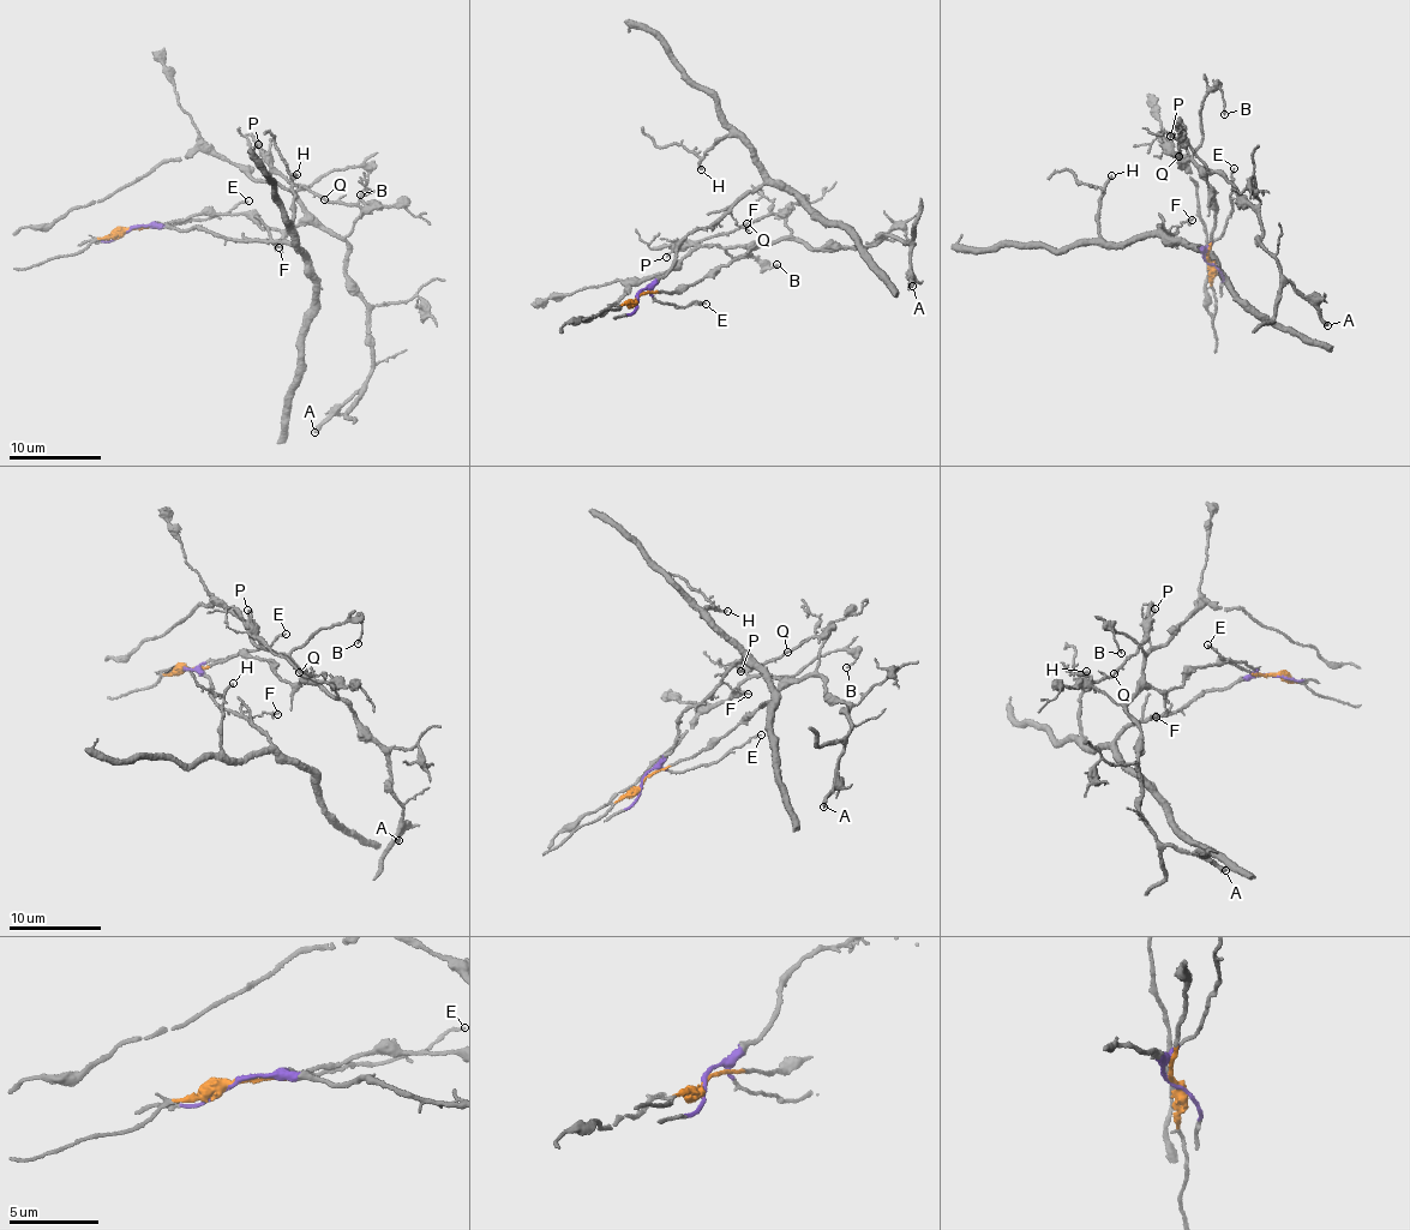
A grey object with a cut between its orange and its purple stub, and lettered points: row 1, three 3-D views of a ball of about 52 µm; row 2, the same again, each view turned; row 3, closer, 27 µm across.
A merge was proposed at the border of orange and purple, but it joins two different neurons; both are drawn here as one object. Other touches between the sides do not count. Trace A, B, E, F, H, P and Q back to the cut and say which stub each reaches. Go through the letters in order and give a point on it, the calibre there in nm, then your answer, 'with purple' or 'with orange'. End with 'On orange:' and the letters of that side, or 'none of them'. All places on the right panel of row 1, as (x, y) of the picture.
A: at (1327, 325); 300 nm thick; with orange
B: at (1224, 114); 130 nm thick; with orange
E: at (1234, 168); 140 nm thick; with purple
F: at (1192, 220); 140 nm thick; with purple
H: at (1111, 175); 220 nm thick; with purple
P: at (1170, 136); 120 nm thick; with orange
Q: at (1178, 156); 190 nm thick; with orange
On orange: A, B, P, Q

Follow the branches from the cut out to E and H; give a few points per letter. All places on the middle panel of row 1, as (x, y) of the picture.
E: (637, 298), (646, 289), (668, 304), (684, 307), (706, 302)
H: (637, 298), (667, 272), (677, 244), (762, 182), (745, 140), (726, 134), (700, 158), (701, 169)

